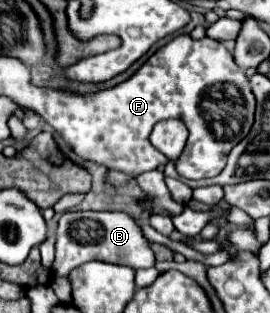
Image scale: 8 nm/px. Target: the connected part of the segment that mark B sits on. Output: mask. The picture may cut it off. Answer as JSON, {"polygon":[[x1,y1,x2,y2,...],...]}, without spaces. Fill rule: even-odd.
{"polygon":[[66,211,56,229,56,259,78,259,88,263,92,259,128,265,132,269,154,267,156,259,134,217,120,211]]}

